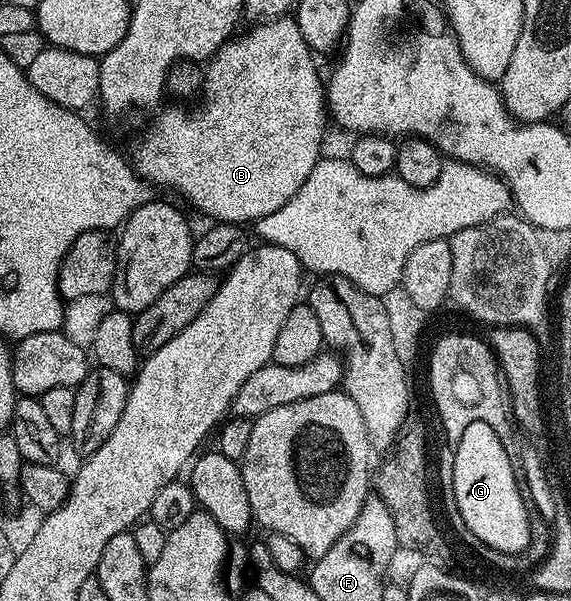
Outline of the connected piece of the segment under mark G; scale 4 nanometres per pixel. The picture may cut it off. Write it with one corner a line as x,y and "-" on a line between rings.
480,421
464,425
453,450
452,487
465,526
499,555
522,554
531,541
531,519
517,491
513,458
505,451
497,431

